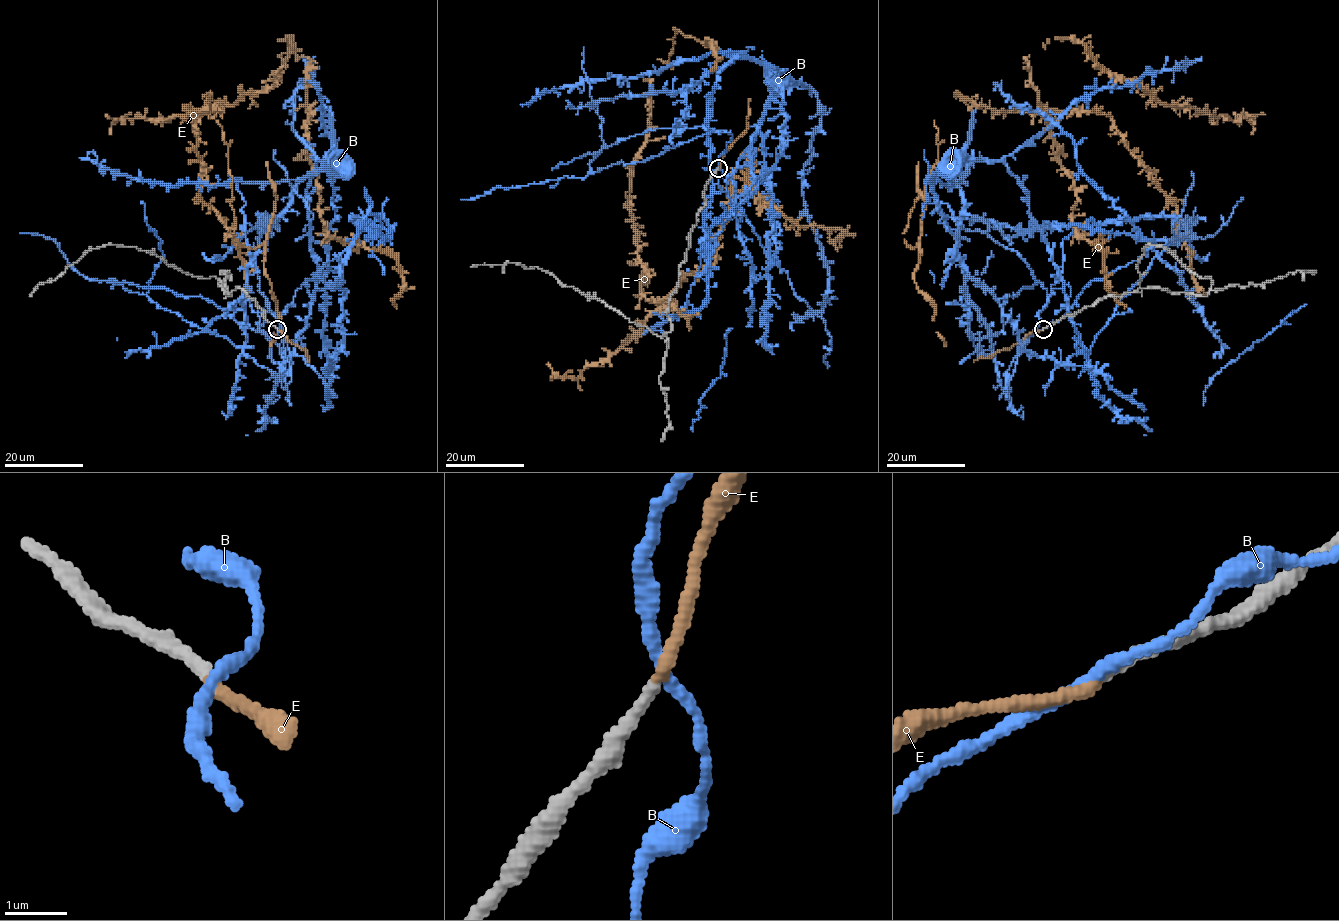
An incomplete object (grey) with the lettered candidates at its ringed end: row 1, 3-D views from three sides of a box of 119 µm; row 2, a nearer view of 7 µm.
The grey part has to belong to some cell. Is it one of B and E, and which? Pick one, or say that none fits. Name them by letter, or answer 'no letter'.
E

